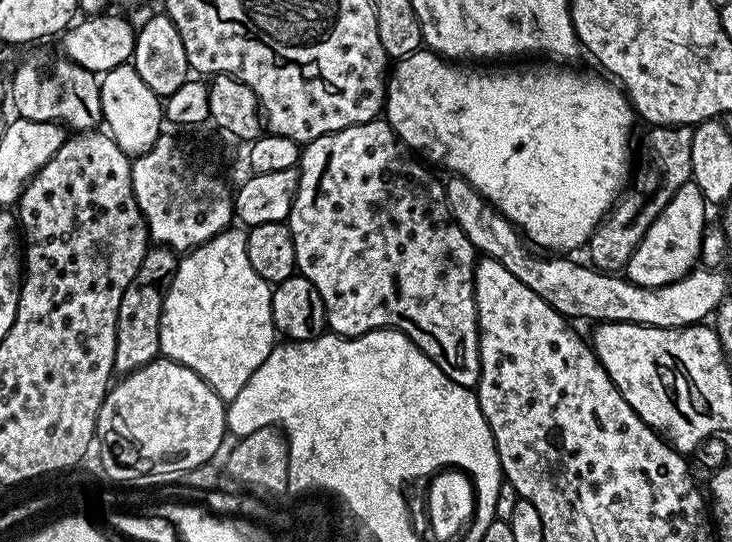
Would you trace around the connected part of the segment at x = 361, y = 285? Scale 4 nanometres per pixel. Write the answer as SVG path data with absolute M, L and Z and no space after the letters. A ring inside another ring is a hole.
M377 118L370 122L362 122L358 126L346 126L346 130L338 130L334 134L326 134L322 138L314 138L309 144L303 145L300 154L300 163L298 171L300 173L300 181L298 182L298 194L294 198L294 206L290 210L288 219L286 221L290 234L294 238L294 254L296 255L296 271L299 275L305 276L310 282L314 282L314 290L318 290L318 294L322 294L324 299L324 313L328 319L327 327L331 329L337 336L361 336L367 332L372 332L375 328L397 328L400 332L405 332L406 335L412 339L419 348L428 355L429 358L442 370L442 374L449 376L454 382L458 382L458 386L463 388L475 389L478 378L480 377L480 331L478 330L478 314L476 313L476 299L474 298L474 270L476 269L476 262L478 253L472 247L470 238L466 238L466 234L458 226L458 222L454 222L454 218L448 213L448 203L444 200L444 185L438 179L435 180L426 169L425 165L414 155L411 148L407 148L399 136L388 124L387 119Z

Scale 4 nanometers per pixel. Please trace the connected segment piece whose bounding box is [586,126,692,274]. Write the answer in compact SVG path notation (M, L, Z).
M652 126L644 136L644 145L638 148L638 163L630 183L621 192L608 215L601 220L586 245L591 267L600 272L620 274L625 271L646 230L658 218L664 207L692 178L690 142L692 128L688 126Z

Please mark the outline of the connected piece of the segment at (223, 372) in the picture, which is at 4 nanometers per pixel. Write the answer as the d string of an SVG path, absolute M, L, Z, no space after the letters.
M229 226L205 244L183 253L161 312L161 353L167 359L194 370L194 374L206 381L214 394L225 402L238 398L242 386L250 382L250 374L270 358L278 344L272 317L273 285L267 284L262 274L250 266L250 254L246 254L247 241L248 233L243 227Z

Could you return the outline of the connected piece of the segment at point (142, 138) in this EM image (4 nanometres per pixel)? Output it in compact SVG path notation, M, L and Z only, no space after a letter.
M131 63L122 66L114 66L114 70L103 73L99 77L100 97L102 98L102 124L106 129L112 141L114 141L120 149L128 153L129 157L135 158L143 154L149 146L151 146L159 136L162 135L160 124L165 123L164 105L161 97L154 94L154 90L150 90L150 86L146 86L146 82L142 82L142 78L138 75L138 70L132 67Z

